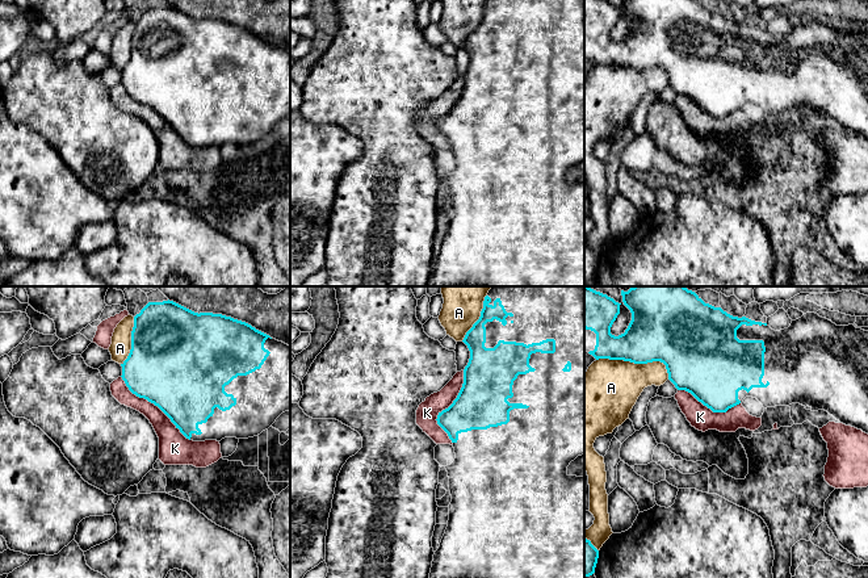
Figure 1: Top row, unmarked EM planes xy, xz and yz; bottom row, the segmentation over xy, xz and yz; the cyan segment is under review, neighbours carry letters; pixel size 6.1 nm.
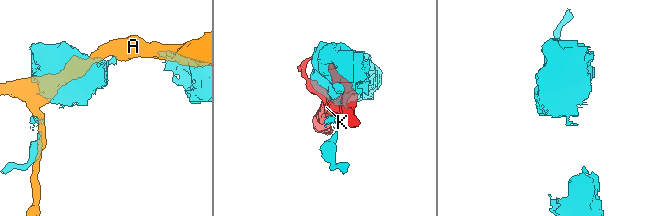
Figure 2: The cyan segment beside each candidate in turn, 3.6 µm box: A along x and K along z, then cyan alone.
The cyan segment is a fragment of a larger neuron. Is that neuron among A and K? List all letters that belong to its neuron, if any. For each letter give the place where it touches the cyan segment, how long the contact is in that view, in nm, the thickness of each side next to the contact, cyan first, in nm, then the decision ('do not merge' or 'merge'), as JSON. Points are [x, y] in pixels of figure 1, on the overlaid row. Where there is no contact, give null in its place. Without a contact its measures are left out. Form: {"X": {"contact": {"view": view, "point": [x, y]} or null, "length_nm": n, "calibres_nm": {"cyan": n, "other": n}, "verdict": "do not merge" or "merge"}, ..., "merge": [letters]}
{"A": {"contact": {"view": "yz", "point": [637, 363]}, "length_nm": 460, "calibres_nm": {"cyan": 380, "other": 360}, "verdict": "do not merge"}, "K": {"contact": {"view": "xy", "point": [154, 403]}, "length_nm": 600, "calibres_nm": {"cyan": 500, "other": 160}, "verdict": "do not merge"}, "merge": []}

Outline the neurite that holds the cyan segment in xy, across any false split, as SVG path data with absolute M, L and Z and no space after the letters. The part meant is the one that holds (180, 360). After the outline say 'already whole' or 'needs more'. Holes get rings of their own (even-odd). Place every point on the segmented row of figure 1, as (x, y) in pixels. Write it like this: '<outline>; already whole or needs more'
M173 301L148 302L139 314L134 317L134 327L131 331L131 349L127 359L121 364L122 380L129 390L139 398L158 406L189 440L221 441L225 437L248 439L260 435L272 427L276 419L285 411L290 411L290 345L278 342L269 335L256 330L251 324L213 313L194 313Z; needs more

